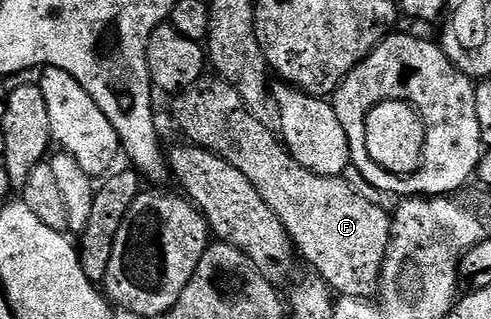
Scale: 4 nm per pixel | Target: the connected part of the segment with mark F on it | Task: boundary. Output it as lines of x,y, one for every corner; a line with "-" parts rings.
214,74
204,75
202,80
198,80
191,88
187,88
174,97
175,100
175,120
179,123
179,128
188,136
192,145
209,150
213,154
217,154
221,158
225,158
225,162
229,162
229,166
237,166
237,170
241,170
241,174
245,174
245,178
249,178
249,182
253,186
253,190
257,190
257,194
261,194
261,198
265,202
265,206
269,206
269,210
273,210
273,214
277,214
277,218
281,222
281,226
285,226
285,230
291,235
291,243
294,251
299,252
305,259
311,263
310,271
316,276
320,276
331,289
332,293
338,294
340,297
345,296
361,296
364,298
374,297
377,289
381,284
381,273
383,271
383,255
387,253
387,247
391,241
391,222
392,217
379,204
374,204
370,199
370,195
359,191
358,187
353,186
343,176
322,176
321,174
313,174
309,170
305,170
305,166
301,166
283,147
280,137
274,131
270,132
264,121
256,118
251,113
251,109
245,106
245,102
241,98
241,94
237,94
237,90
233,90
233,86
229,86
229,82
220,80

